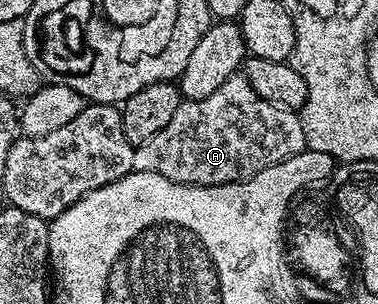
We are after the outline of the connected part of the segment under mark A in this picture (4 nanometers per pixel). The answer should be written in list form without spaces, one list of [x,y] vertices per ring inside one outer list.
[[[236,75],[225,79],[225,83],[221,83],[221,87],[217,87],[217,91],[206,99],[180,100],[177,112],[166,127],[161,127],[153,139],[135,146],[133,170],[153,171],[157,175],[165,175],[165,179],[173,179],[173,183],[220,185],[244,181],[247,177],[257,175],[257,171],[265,171],[265,167],[306,149],[307,140],[300,114],[294,109],[282,109],[271,101],[261,99],[261,95],[249,87],[246,77]]]

